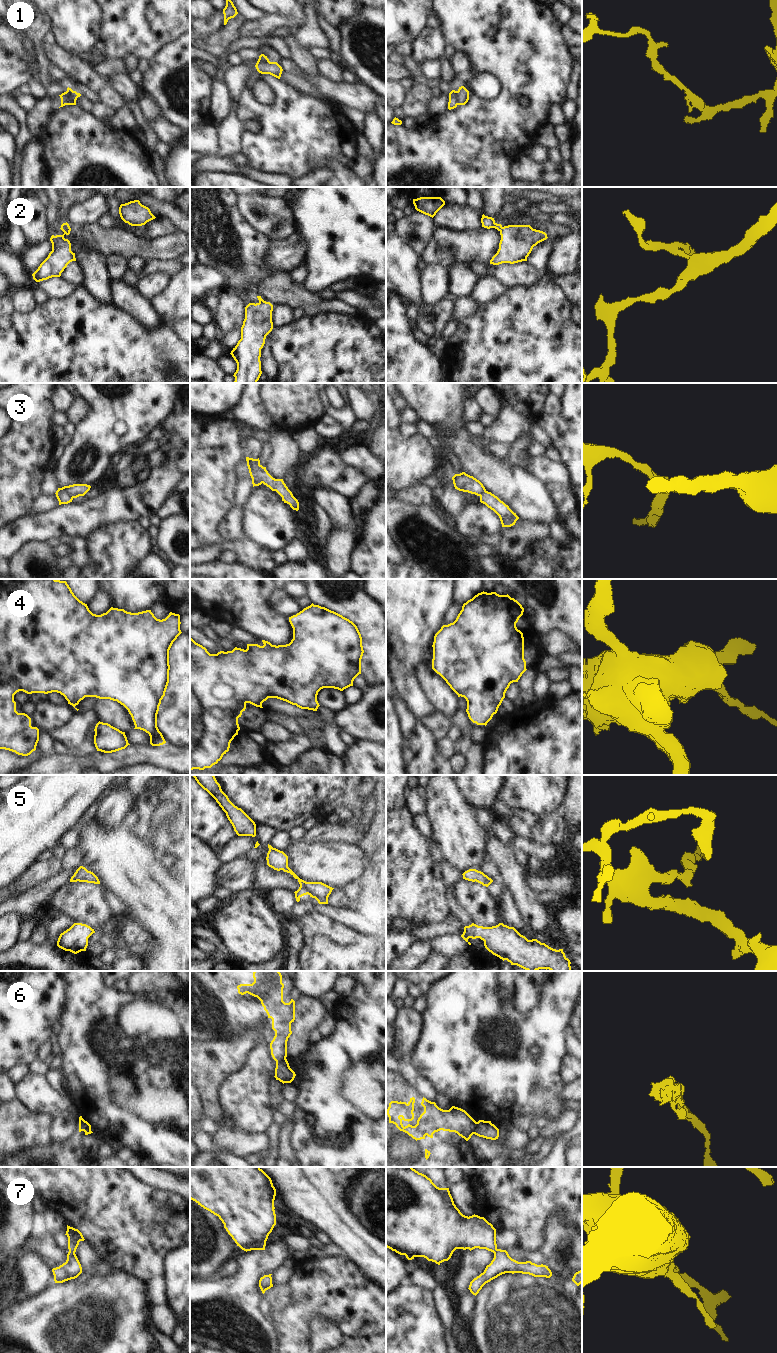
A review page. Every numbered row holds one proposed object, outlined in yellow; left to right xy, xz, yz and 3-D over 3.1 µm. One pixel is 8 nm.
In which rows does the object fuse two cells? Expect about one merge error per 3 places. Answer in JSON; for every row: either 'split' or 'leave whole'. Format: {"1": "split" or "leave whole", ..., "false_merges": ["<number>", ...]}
{"1": "split", "2": "split", "3": "split", "4": "leave whole", "5": "leave whole", "6": "split", "7": "leave whole", "false_merges": ["1", "2", "3", "6"]}

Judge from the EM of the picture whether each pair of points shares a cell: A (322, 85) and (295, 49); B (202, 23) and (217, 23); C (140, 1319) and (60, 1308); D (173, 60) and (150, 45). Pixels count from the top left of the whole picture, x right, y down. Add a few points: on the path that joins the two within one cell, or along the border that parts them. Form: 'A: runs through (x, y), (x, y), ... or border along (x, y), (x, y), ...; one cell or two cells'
A: border along (300, 68), (311, 76), (318, 75); two cells
B: runs through (206, 23), (213, 23); one cell
C: runs through (120, 1310), (106, 1300), (95, 1309), (80, 1309); one cell
D: border along (179, 38), (164, 45), (148, 60); two cells

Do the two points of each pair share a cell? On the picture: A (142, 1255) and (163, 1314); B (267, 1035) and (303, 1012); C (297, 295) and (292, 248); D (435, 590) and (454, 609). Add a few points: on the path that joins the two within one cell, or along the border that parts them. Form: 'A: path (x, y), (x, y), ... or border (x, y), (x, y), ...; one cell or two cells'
A: border (153, 1304), (167, 1305); two cells
B: border (295, 1001), (295, 1019), (293, 1021); two cells
C: border (265, 267), (267, 273), (286, 272), (288, 274); two cells
D: border (452, 604), (448, 608), (442, 624); two cells

